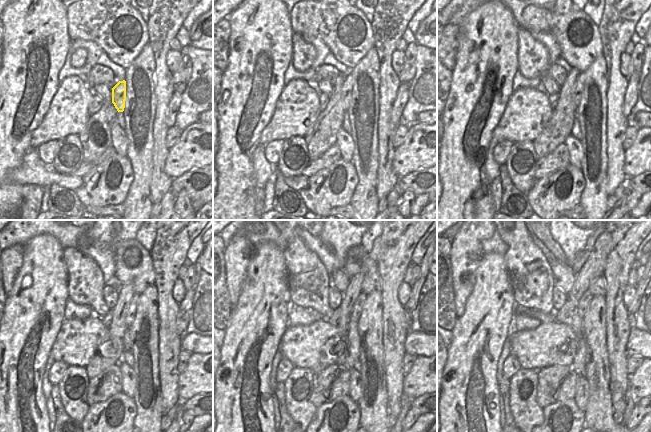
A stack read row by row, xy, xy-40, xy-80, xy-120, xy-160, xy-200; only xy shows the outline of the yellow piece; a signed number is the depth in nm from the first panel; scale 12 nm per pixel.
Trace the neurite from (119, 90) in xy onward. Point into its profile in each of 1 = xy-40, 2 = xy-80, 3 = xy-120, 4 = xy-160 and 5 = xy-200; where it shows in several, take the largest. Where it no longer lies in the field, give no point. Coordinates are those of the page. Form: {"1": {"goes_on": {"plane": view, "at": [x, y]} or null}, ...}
{"1": {"goes_on": {"plane": "xy-40", "at": [346, 90]}}, "2": {"goes_on": {"plane": "xy-80", "at": [579, 88]}}, "3": {"goes_on": {"plane": "xy-120", "at": [131, 314]}}, "4": {"goes_on": {"plane": "xy-160", "at": [359, 302]}}, "5": {"goes_on": {"plane": "xy-200", "at": [586, 298]}}}

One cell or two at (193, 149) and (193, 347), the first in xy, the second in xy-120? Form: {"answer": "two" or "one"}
{"answer": "two"}

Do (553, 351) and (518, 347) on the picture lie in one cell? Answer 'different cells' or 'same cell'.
same cell

